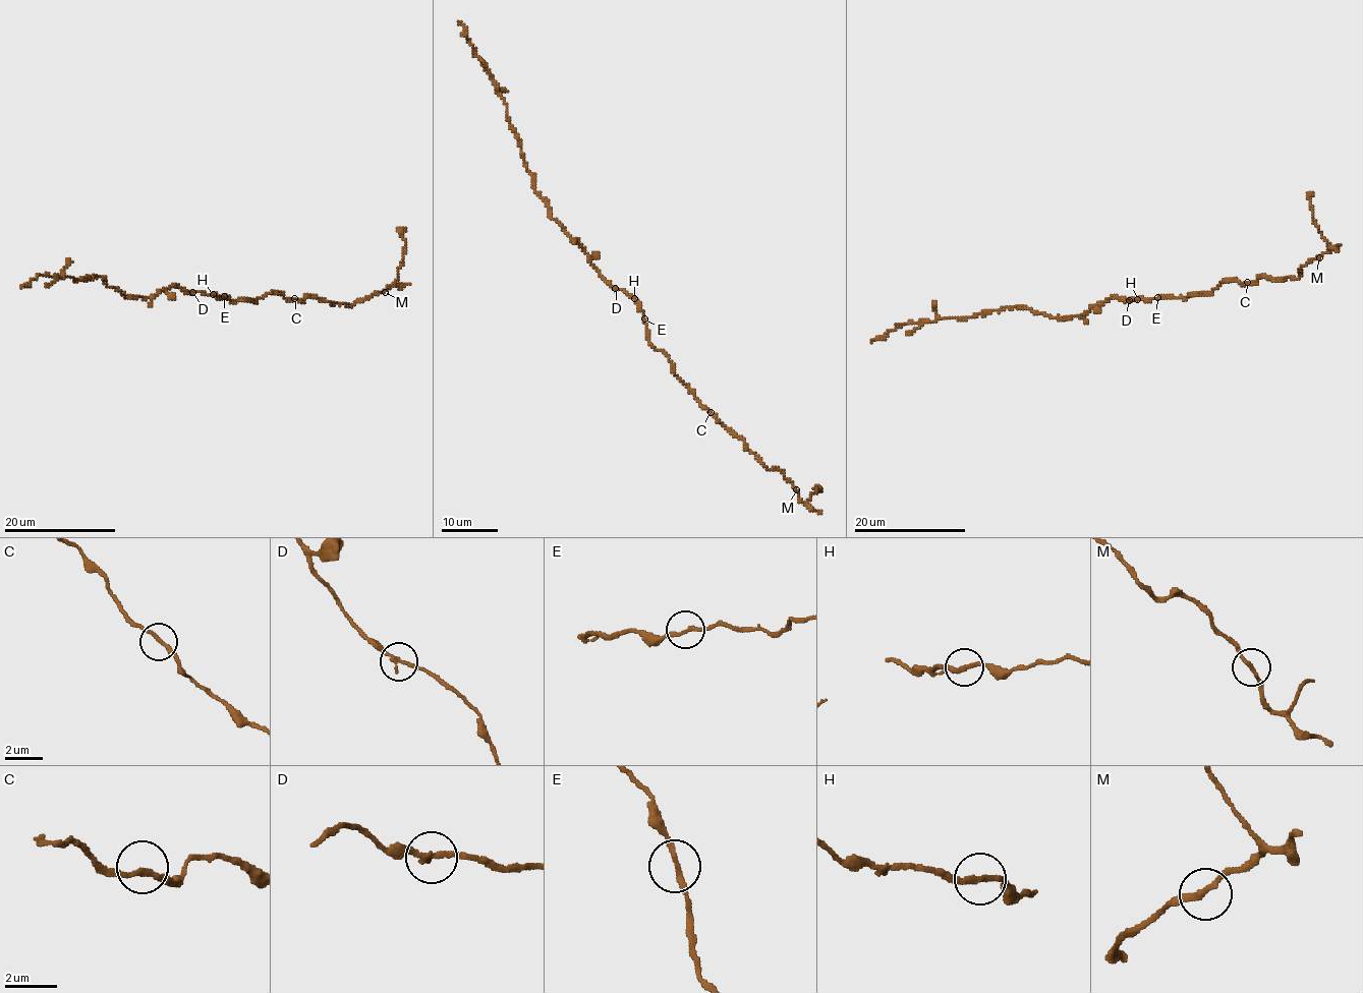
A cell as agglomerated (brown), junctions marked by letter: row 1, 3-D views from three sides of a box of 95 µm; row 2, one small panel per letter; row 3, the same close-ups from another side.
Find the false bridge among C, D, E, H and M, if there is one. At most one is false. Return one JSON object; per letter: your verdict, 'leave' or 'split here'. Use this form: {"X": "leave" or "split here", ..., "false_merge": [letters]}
{"C": "leave", "D": "leave", "E": "leave", "H": "leave", "M": "leave", "false_merge": []}

